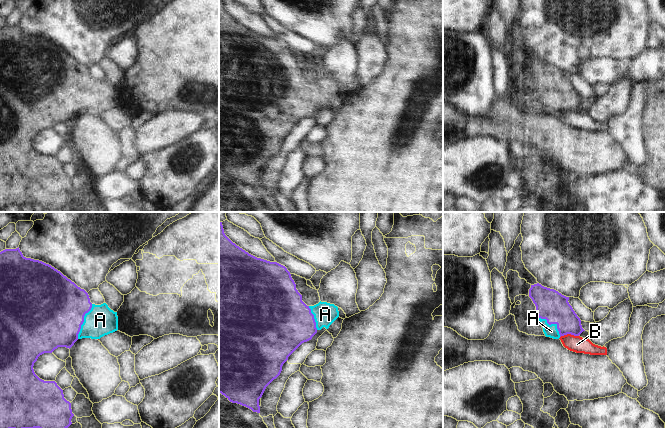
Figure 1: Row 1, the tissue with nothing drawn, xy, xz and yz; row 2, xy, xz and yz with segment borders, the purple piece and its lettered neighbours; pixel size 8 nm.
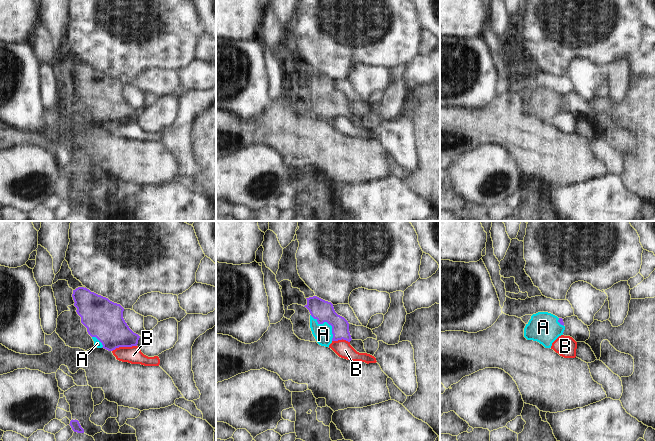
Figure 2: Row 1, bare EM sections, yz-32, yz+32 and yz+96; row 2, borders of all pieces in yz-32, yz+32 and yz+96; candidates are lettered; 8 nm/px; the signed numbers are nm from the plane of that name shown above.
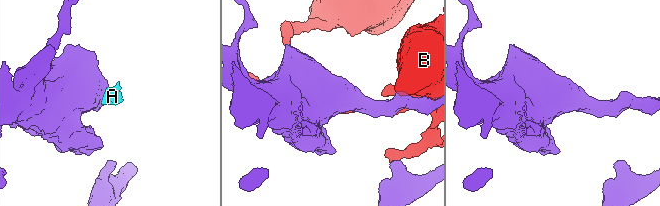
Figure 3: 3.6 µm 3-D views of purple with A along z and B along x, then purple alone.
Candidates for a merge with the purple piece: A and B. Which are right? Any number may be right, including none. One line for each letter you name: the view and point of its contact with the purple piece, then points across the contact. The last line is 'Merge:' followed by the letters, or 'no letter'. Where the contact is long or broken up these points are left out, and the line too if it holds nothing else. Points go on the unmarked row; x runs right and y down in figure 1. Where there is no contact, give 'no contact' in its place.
A: contact xy (83, 97); way xy (54, 86), (83, 97), (100, 96)
Merge: A

